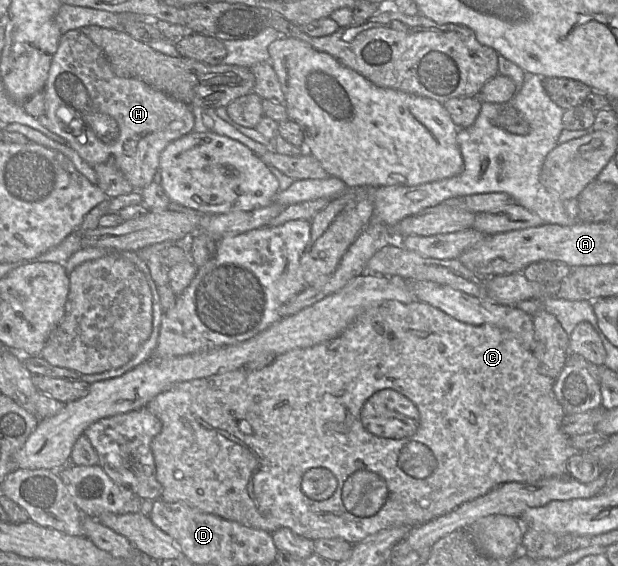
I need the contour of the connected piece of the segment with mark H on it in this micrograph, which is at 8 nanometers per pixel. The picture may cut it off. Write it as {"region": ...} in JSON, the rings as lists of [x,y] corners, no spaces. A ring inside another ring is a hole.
{"region":[[[79,29],[61,35],[44,89],[46,108],[44,114],[37,118],[40,123],[63,138],[65,143],[90,165],[114,164],[137,191],[155,180],[160,154],[164,148],[170,142],[193,131],[194,115],[189,105],[140,79],[115,75],[103,50]]]}

